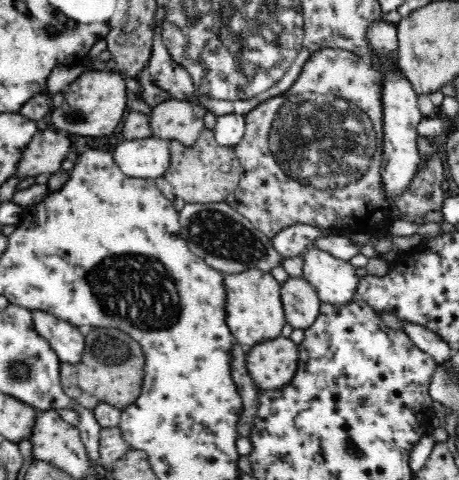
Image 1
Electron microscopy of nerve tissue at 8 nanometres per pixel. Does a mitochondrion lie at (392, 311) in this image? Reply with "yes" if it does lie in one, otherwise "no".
no

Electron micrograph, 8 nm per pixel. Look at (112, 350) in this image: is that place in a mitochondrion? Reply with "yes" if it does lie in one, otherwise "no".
yes

